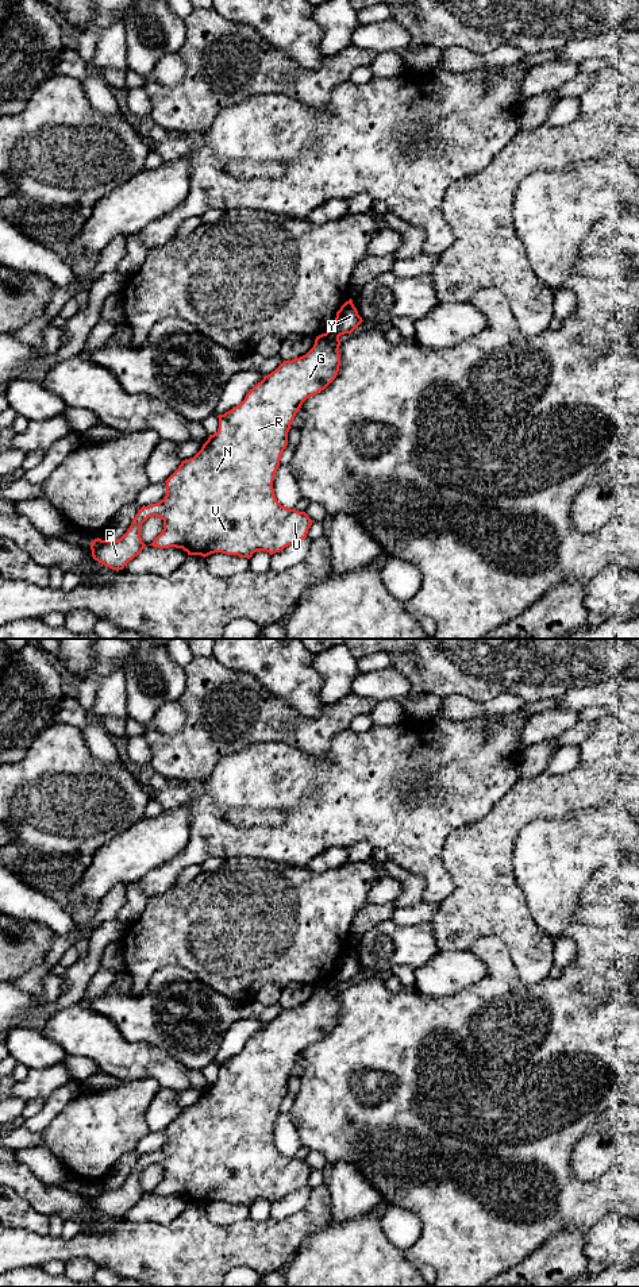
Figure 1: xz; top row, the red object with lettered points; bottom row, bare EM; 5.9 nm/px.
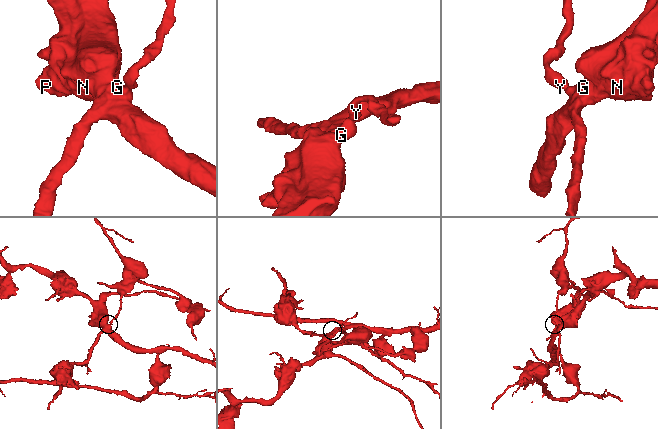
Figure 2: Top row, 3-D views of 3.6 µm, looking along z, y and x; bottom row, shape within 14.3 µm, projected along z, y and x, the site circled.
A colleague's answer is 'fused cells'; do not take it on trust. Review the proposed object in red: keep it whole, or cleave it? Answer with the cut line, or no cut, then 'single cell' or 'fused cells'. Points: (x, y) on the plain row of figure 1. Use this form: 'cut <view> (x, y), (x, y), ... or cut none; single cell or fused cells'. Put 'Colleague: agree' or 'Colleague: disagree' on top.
Colleague: agree
cut xz (331, 977), (339, 983); fused cells

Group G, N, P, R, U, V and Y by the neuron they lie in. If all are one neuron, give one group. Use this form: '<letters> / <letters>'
G N P R U V / Y

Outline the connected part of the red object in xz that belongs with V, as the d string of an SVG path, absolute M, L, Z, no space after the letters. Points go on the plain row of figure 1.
M334 978L316 984L305 1003L284 1009L250 1037L239 1053L219 1063L218 1080L165 1129L165 1147L142 1155L120 1187L95 1187L91 1192L93 1207L112 1218L123 1218L146 1195L140 1174L154 1164L163 1168L163 1178L149 1194L182 1197L188 1203L204 1206L215 1201L247 1207L257 1199L273 1203L305 1187L313 1170L305 1160L282 1155L274 1144L273 1129L296 1061L307 1047L324 1039L338 1024L339 984Z

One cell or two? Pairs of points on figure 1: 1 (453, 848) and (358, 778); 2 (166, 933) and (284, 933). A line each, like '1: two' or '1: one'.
1: two
2: one

